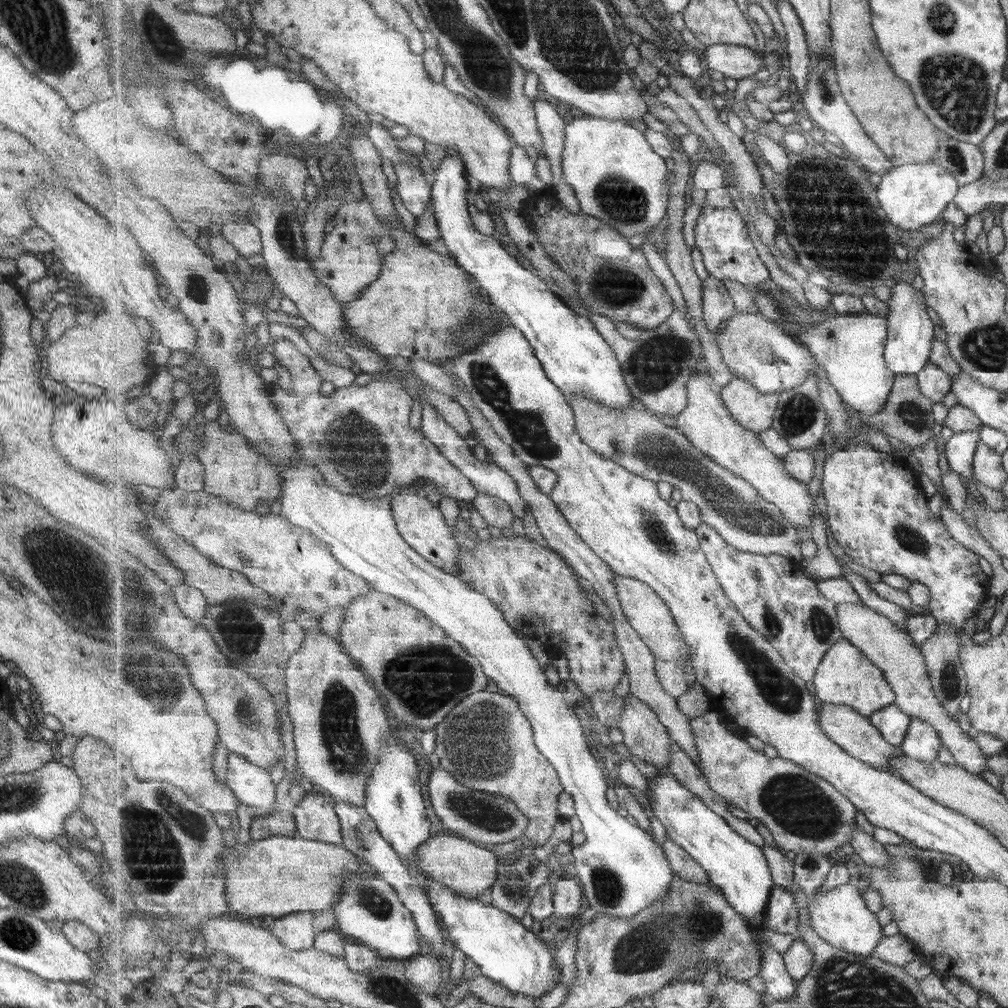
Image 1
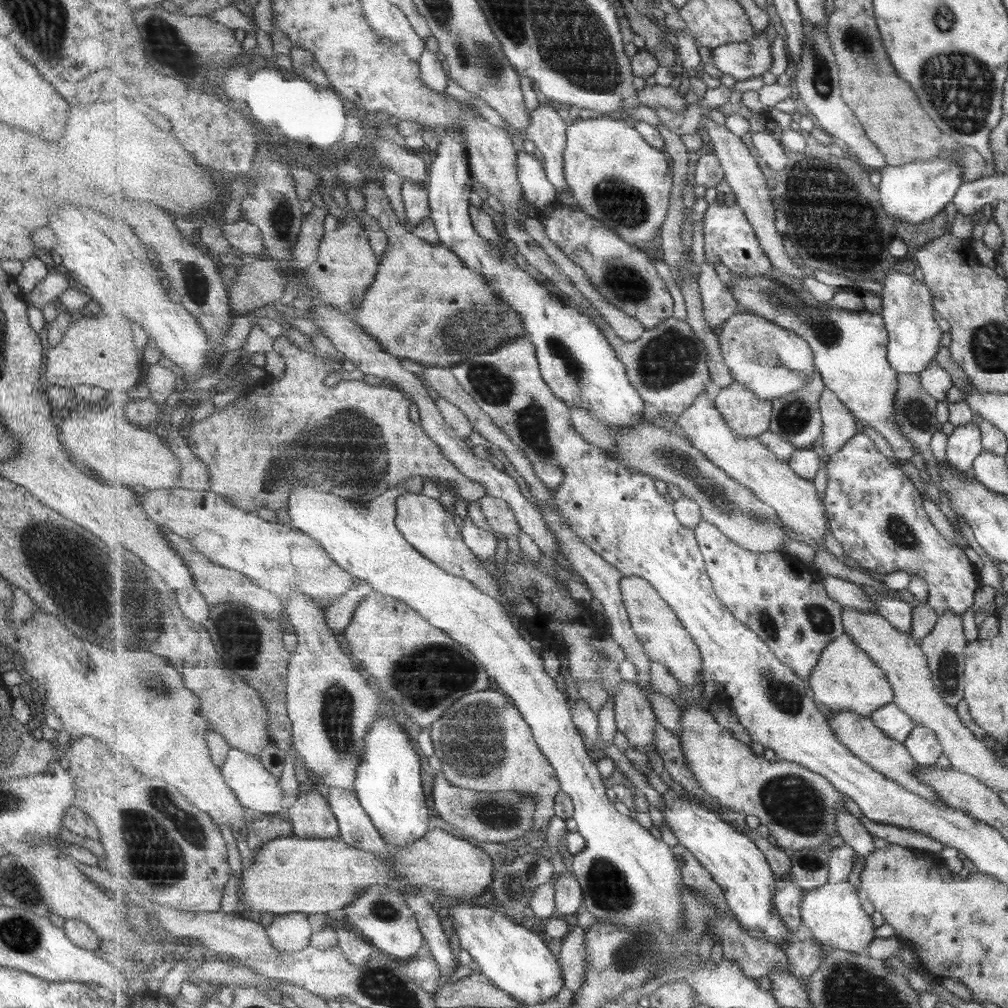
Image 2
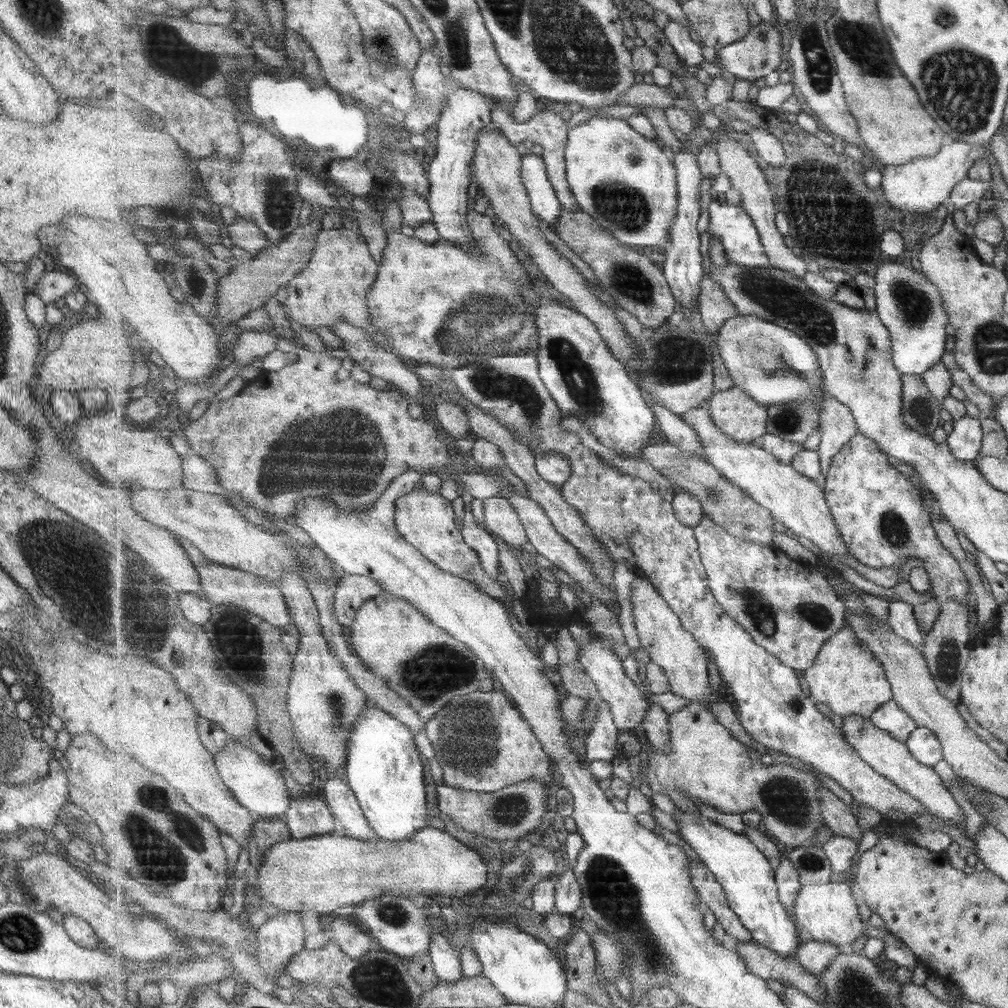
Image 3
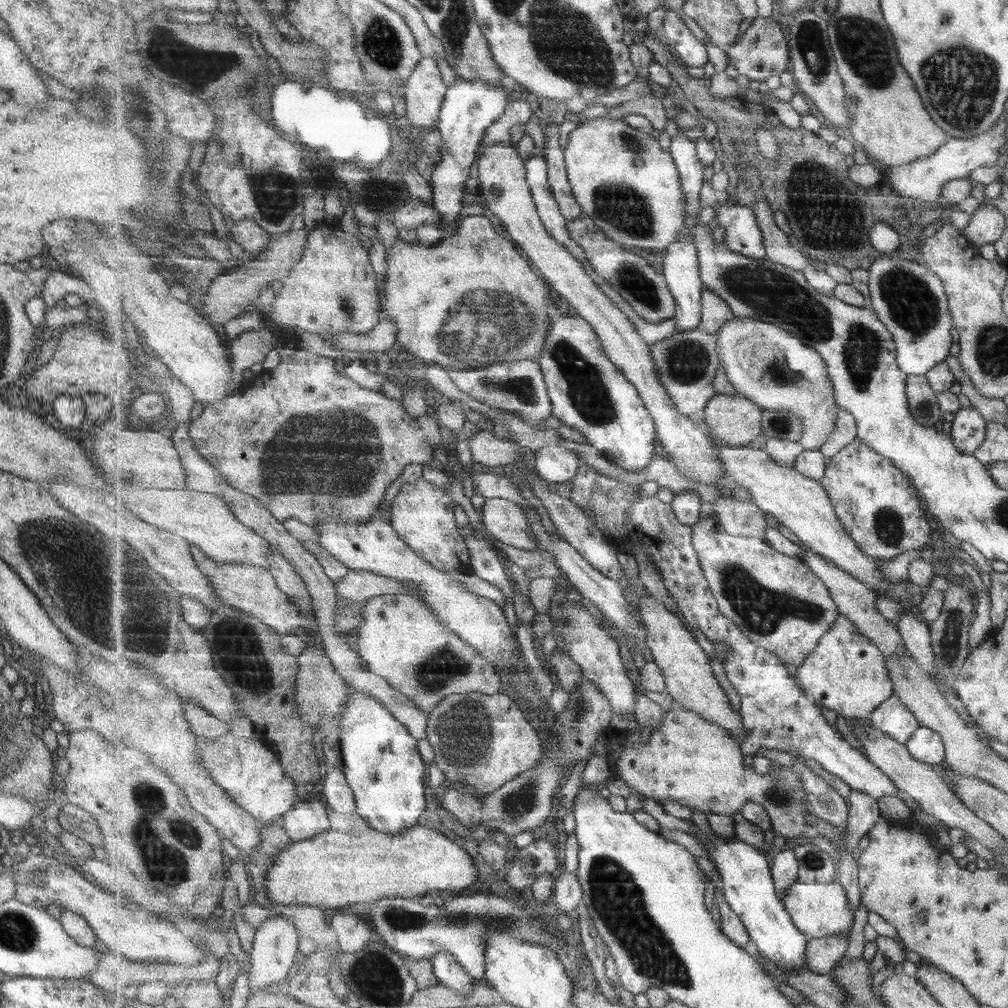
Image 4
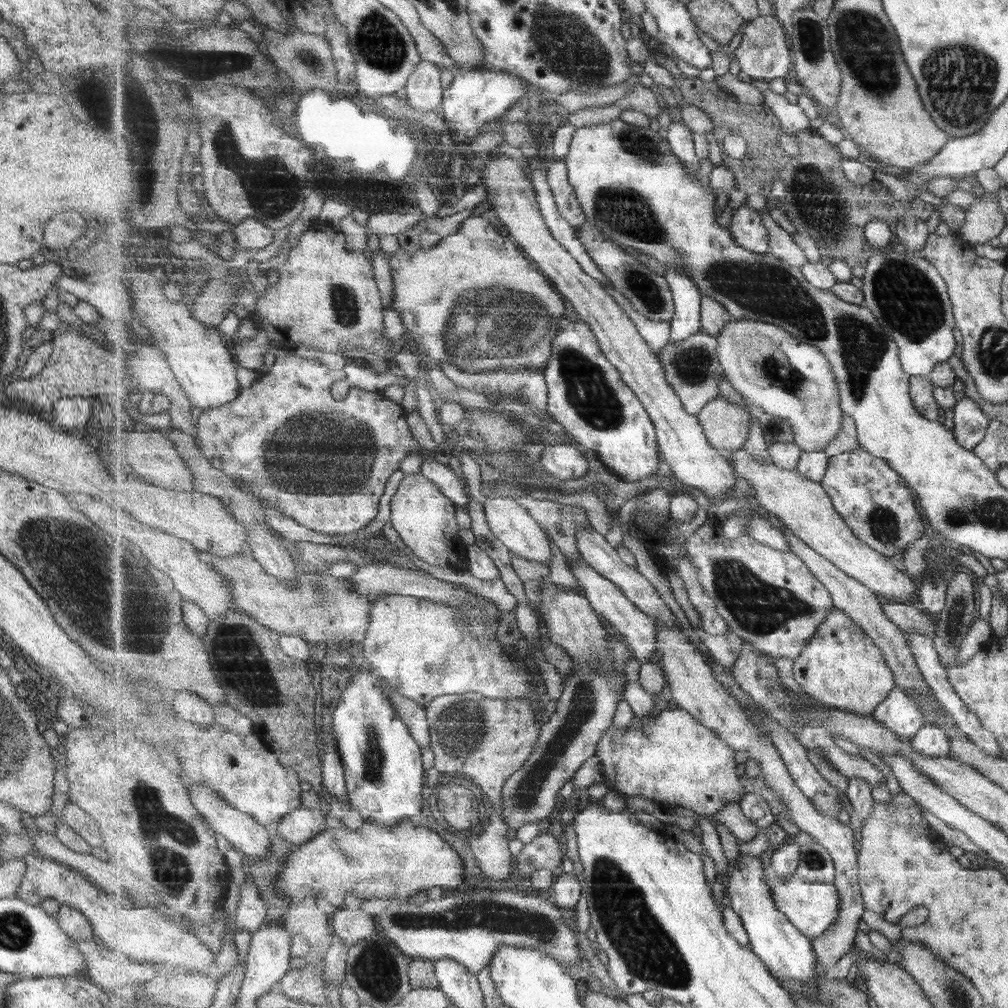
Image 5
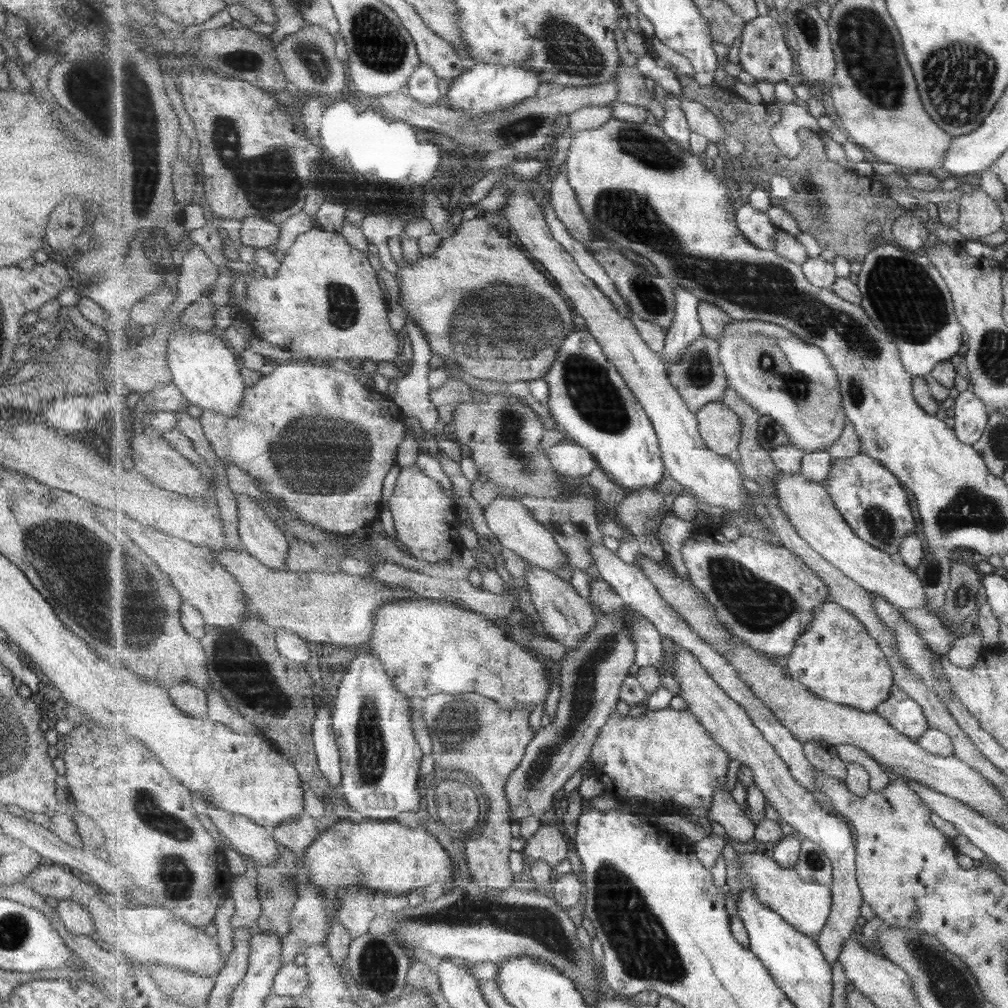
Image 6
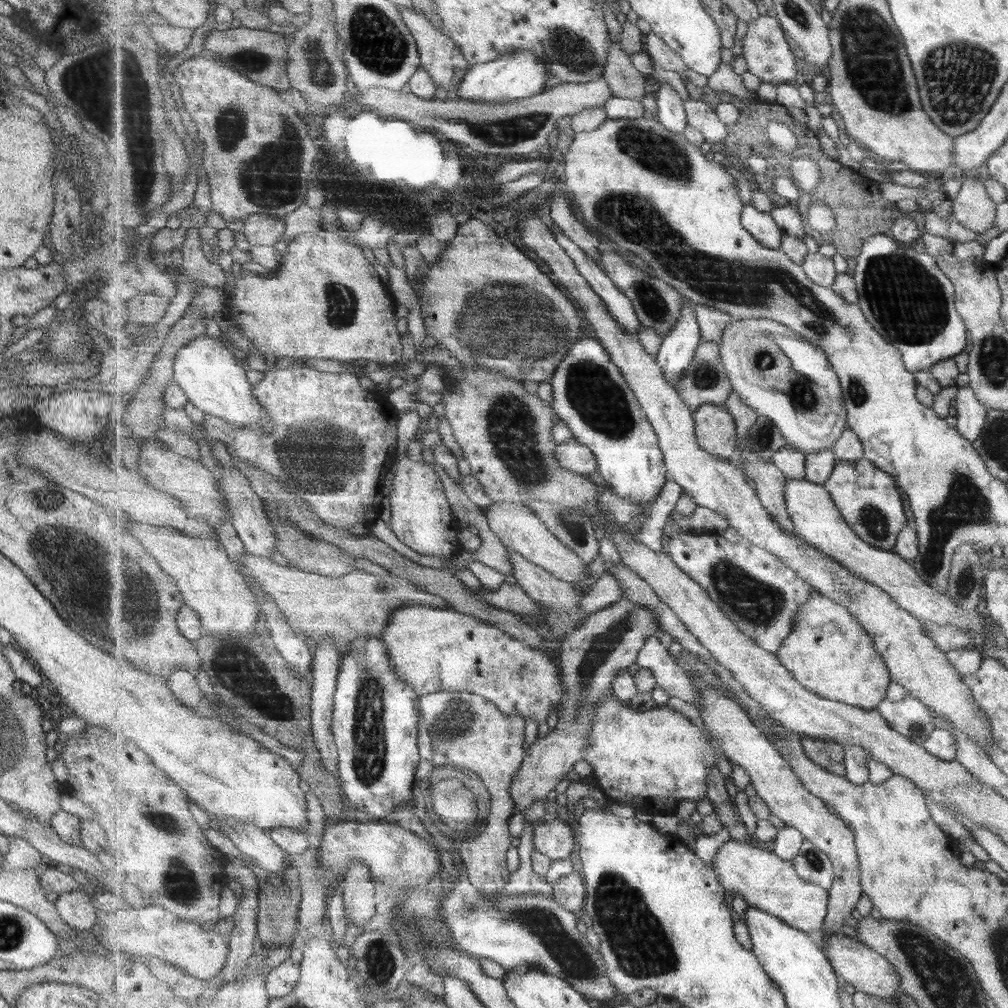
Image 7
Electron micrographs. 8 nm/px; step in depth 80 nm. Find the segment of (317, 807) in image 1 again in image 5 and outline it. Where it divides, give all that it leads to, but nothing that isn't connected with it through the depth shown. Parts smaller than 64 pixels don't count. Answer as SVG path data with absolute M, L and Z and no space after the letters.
M301 807L281 820L276 833L291 844L303 846L326 830L325 816L321 812Z

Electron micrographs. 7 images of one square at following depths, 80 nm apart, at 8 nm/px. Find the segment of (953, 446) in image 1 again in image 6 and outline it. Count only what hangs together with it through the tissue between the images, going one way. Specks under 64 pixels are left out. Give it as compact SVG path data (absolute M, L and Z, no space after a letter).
M969 388L958 394L947 405L953 406L953 429L957 439L972 445L983 432L988 418L988 408L983 405Z

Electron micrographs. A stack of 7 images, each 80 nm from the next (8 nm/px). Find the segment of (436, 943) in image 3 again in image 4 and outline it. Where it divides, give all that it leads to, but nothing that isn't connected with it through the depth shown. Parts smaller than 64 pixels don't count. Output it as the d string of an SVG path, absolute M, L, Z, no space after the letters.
M437 952L430 960L441 984L466 997L473 992L475 978L467 974L465 967L461 966L451 952Z

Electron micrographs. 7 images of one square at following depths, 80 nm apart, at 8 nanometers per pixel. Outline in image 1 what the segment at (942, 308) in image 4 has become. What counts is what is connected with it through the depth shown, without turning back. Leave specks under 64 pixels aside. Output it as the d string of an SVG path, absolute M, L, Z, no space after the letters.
M898 282L891 286L892 297L888 320L888 342L886 345L886 362L895 374L917 374L930 360L931 344L933 344L933 324L927 318L923 308L921 290L913 288L909 282Z

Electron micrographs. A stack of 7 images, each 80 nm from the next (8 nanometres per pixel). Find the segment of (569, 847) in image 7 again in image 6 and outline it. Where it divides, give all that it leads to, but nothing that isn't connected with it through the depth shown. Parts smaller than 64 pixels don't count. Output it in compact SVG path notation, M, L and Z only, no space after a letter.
M541 825L524 844L523 858L527 859L531 866L539 861L545 861L552 867L557 866L567 859L569 842L567 834L559 832L558 826Z

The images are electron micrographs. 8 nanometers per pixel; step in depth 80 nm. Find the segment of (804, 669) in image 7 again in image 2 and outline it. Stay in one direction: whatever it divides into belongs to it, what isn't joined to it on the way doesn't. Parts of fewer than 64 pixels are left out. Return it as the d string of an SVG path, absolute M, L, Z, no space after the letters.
M844 632L823 651L809 680L810 693L832 712L853 711L871 717L882 706L894 702L895 693L885 670Z

